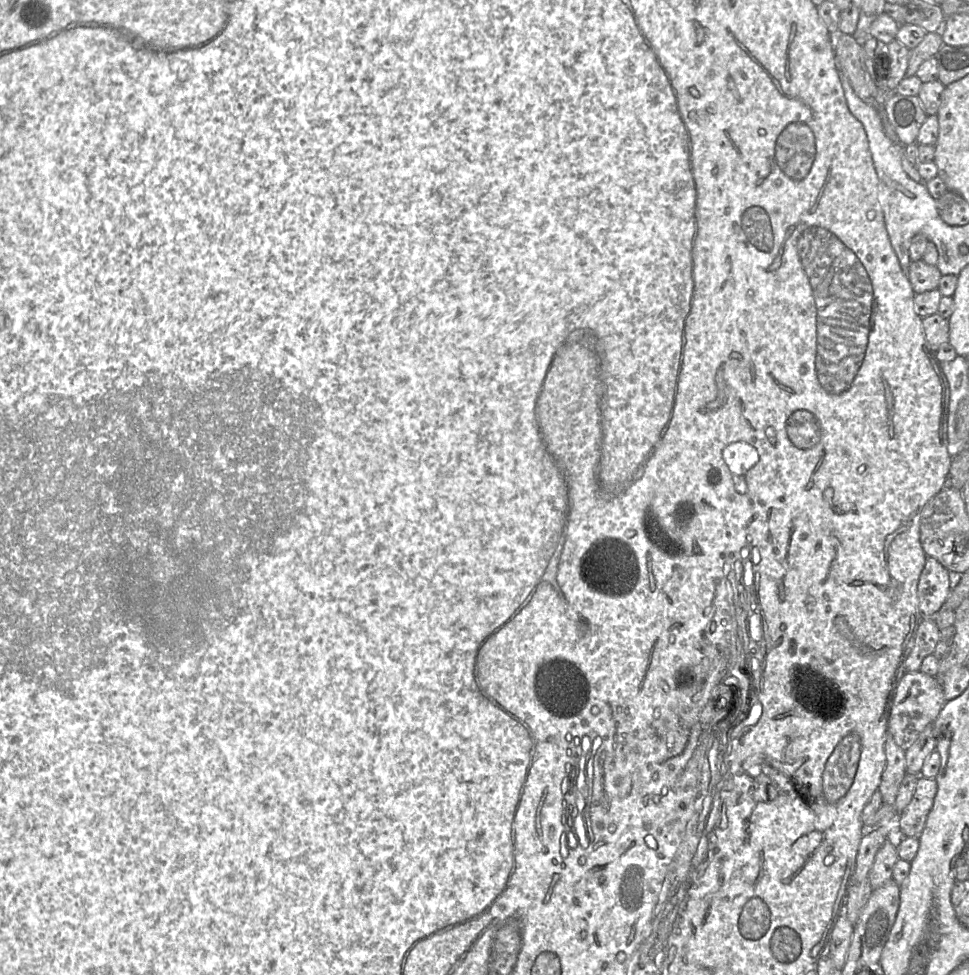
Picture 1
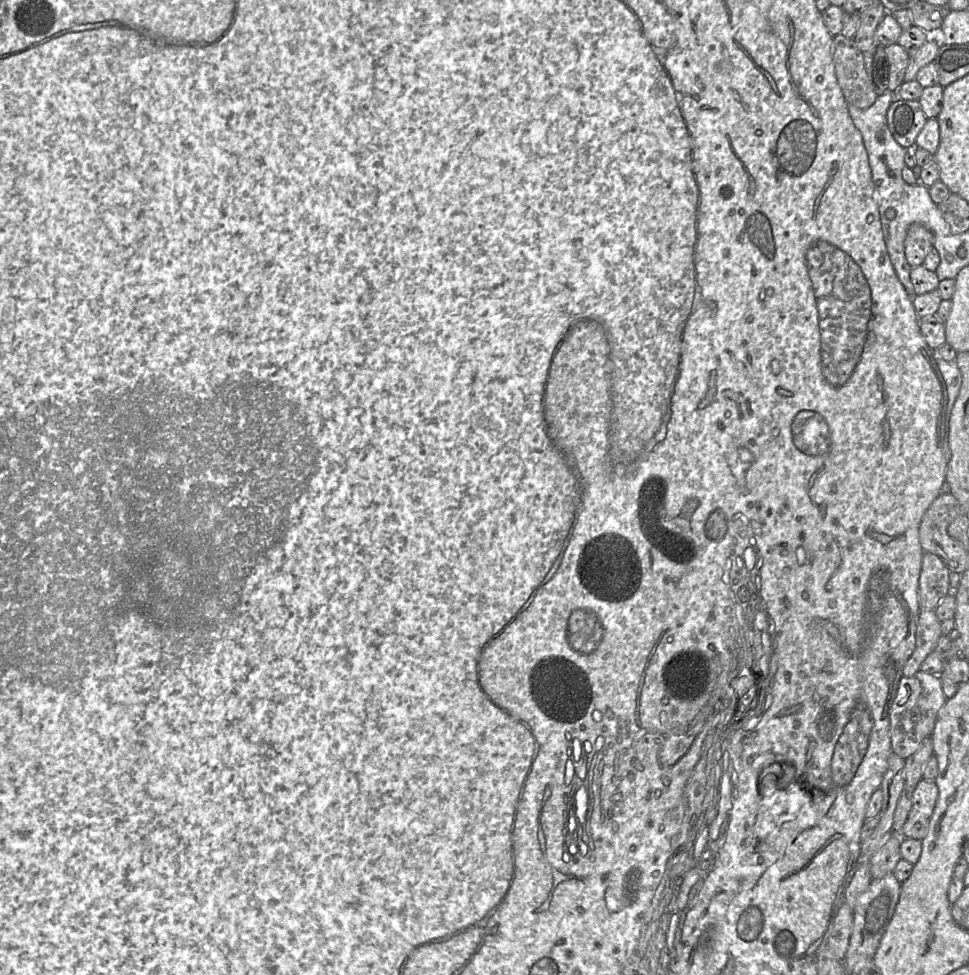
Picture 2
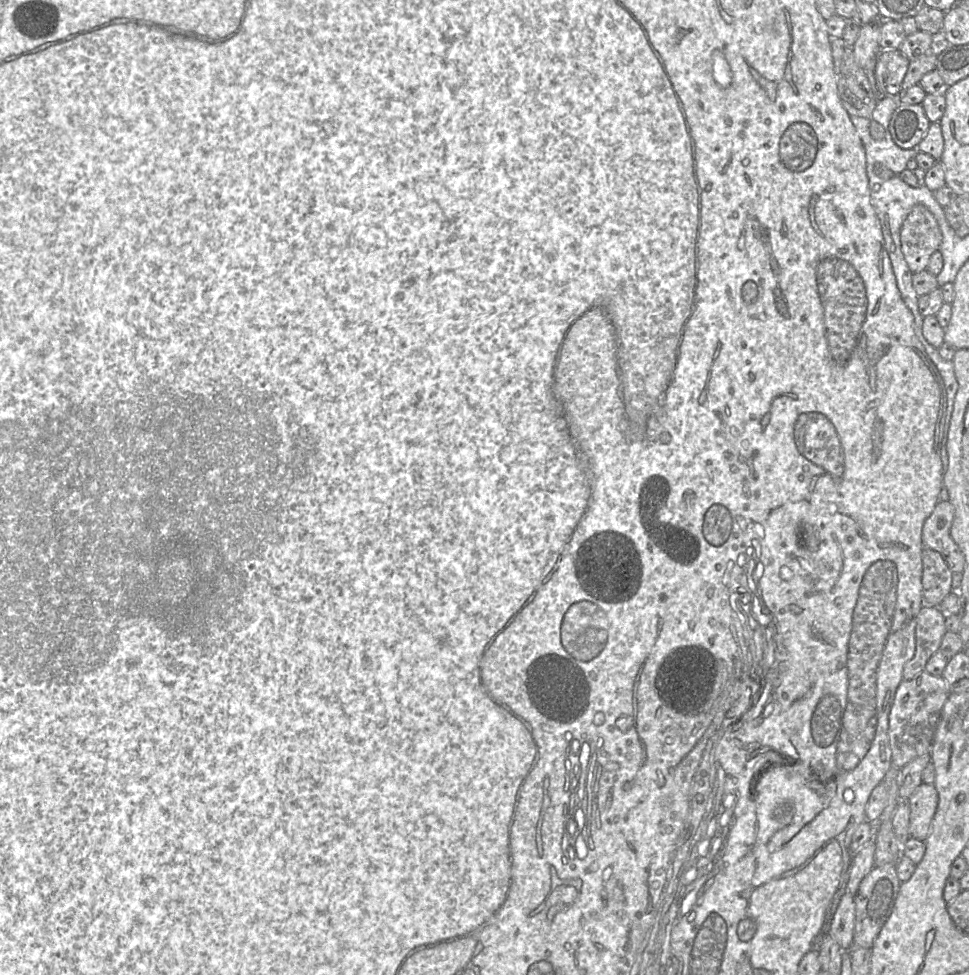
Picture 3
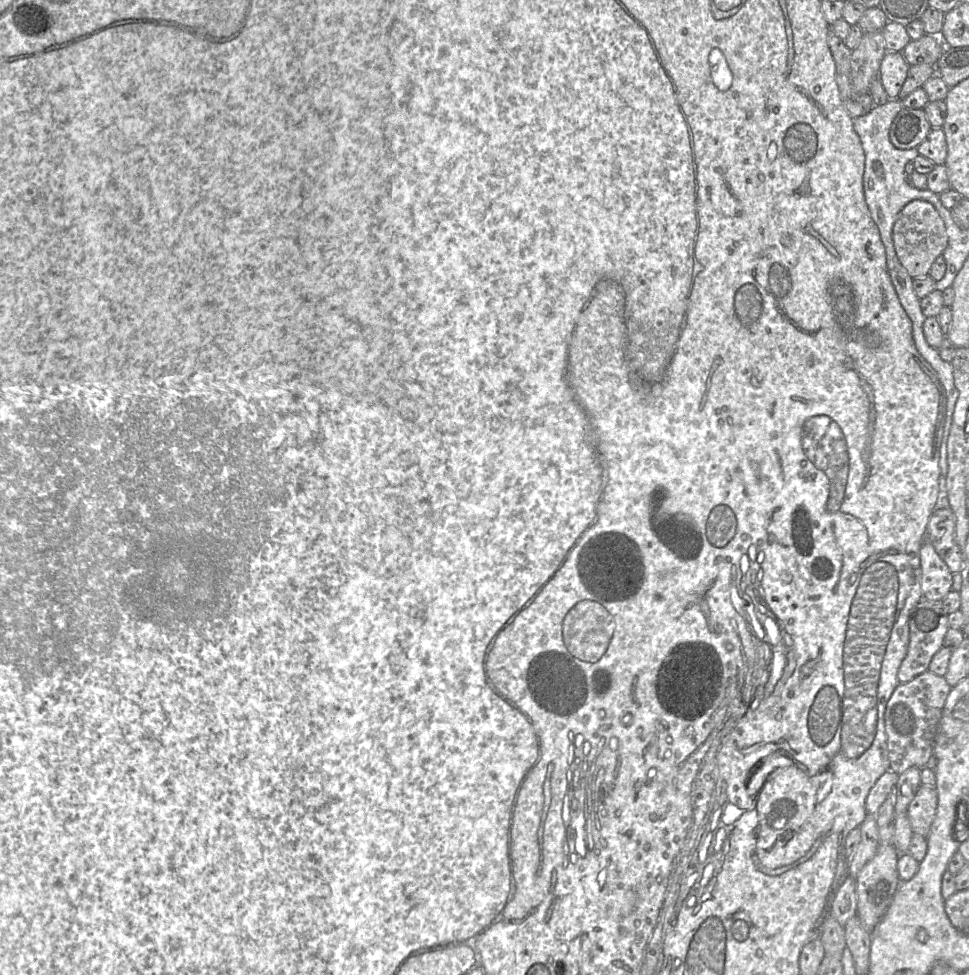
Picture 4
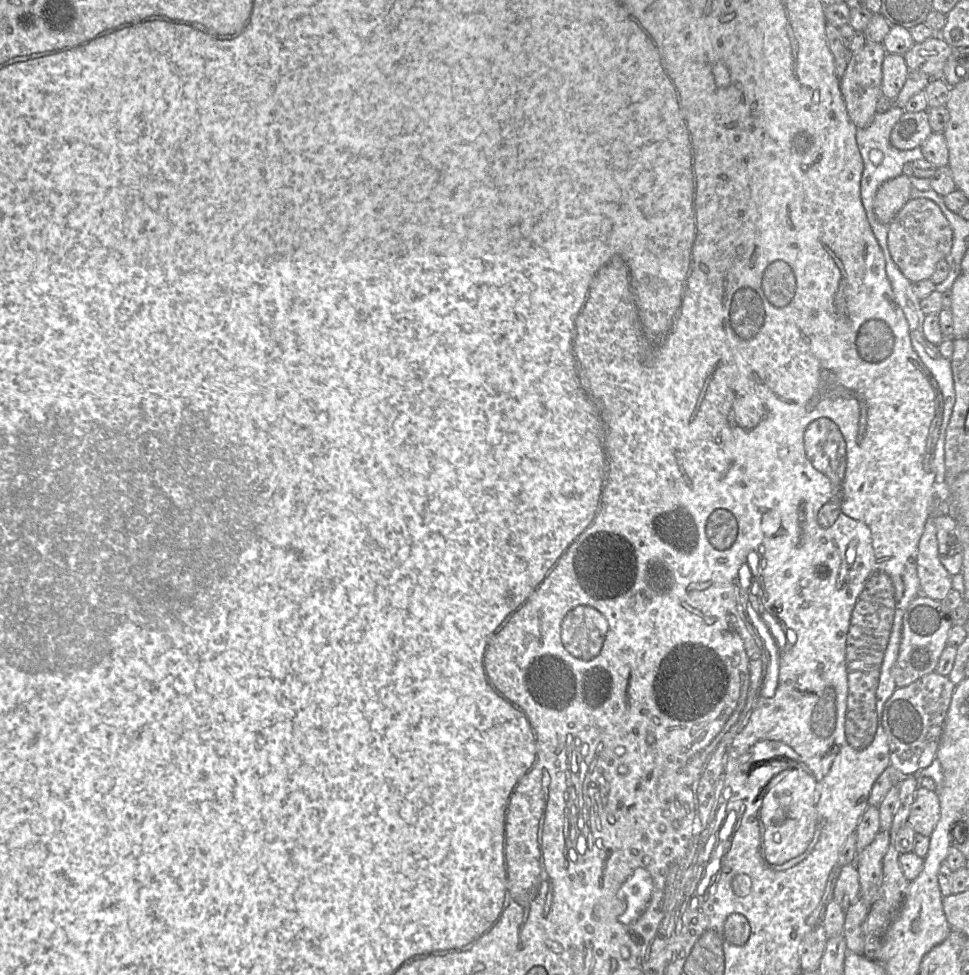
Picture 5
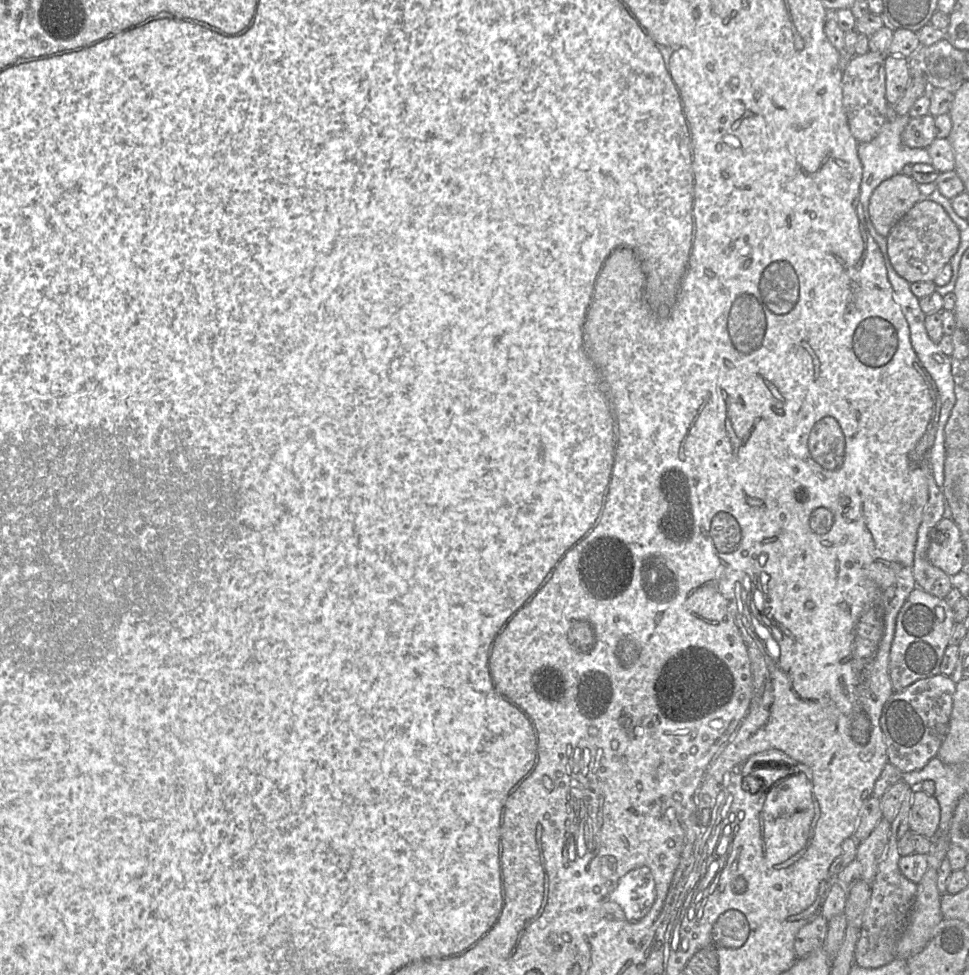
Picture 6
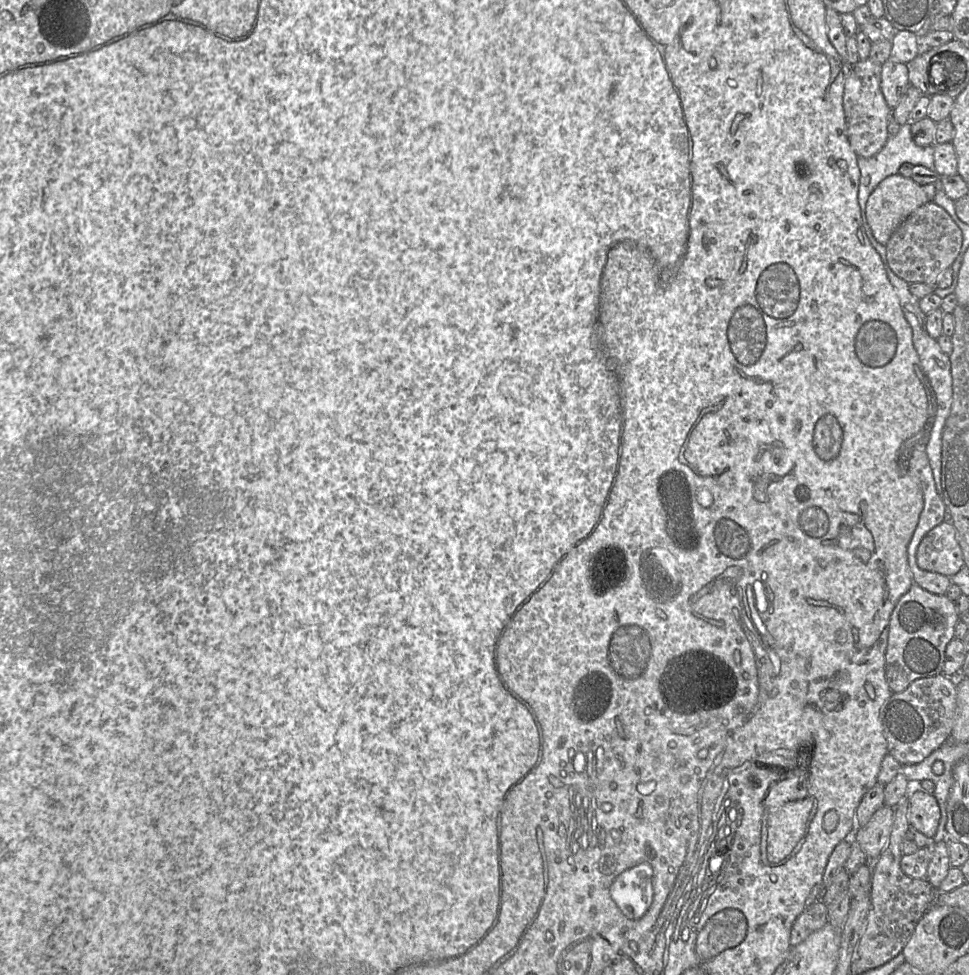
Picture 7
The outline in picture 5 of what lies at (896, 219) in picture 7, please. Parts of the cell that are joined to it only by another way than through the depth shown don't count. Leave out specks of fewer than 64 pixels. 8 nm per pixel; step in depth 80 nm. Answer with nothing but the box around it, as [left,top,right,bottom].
[874,175,912,224]

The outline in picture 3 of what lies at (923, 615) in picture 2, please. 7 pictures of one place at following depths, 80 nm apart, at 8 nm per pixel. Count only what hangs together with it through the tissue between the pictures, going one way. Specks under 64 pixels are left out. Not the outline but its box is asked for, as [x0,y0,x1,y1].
[904,604,947,680]

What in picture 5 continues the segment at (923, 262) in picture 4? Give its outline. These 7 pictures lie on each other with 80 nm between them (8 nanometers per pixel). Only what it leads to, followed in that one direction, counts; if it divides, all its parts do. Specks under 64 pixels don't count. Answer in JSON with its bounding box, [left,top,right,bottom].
[888,198,953,281]

